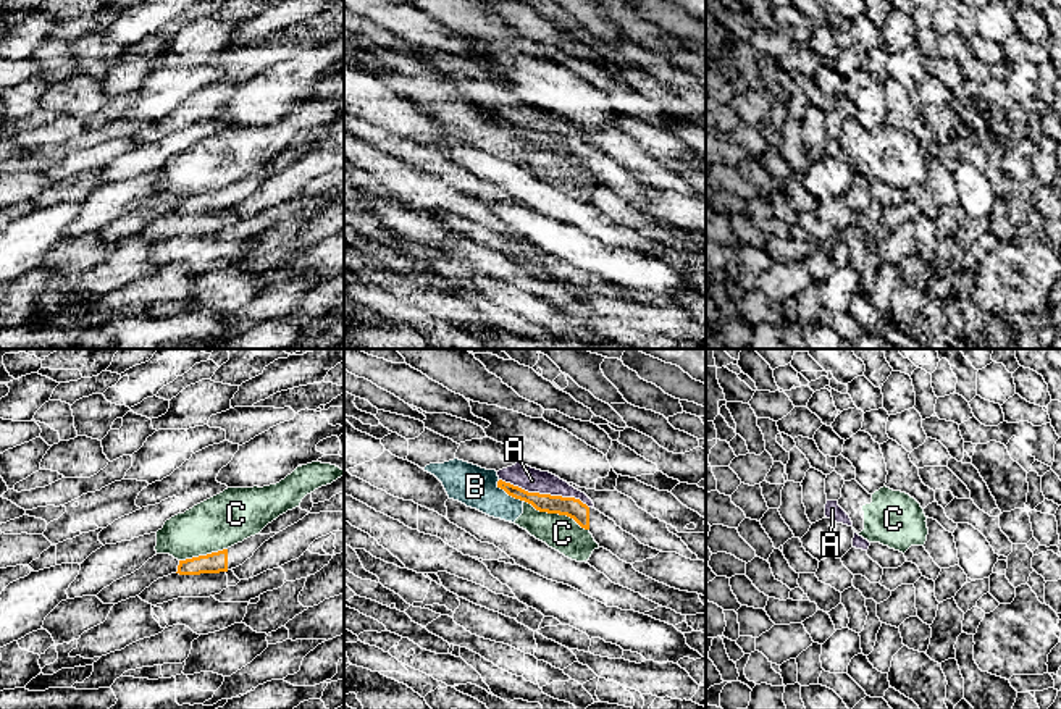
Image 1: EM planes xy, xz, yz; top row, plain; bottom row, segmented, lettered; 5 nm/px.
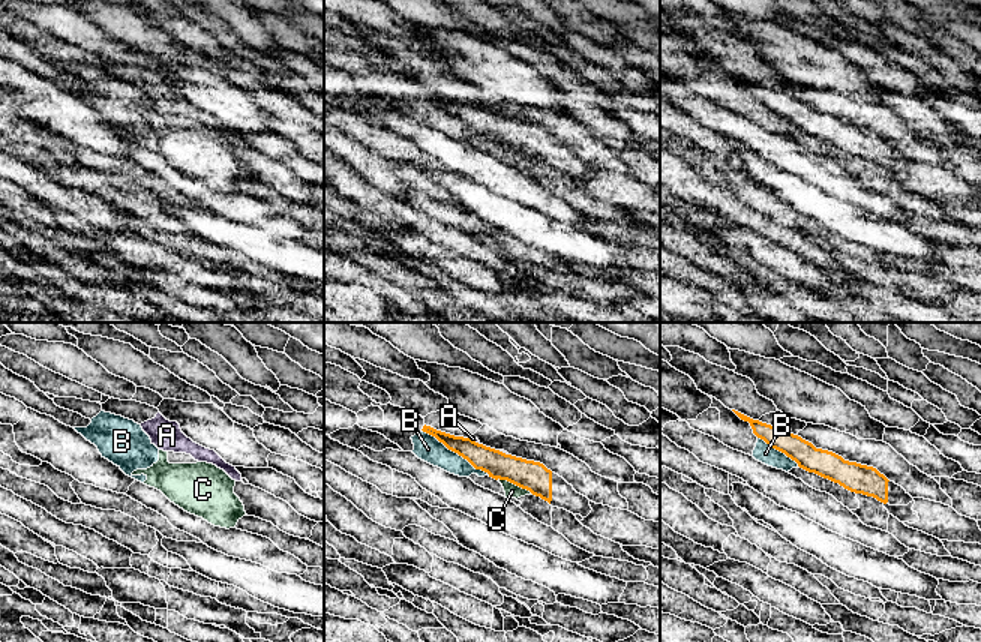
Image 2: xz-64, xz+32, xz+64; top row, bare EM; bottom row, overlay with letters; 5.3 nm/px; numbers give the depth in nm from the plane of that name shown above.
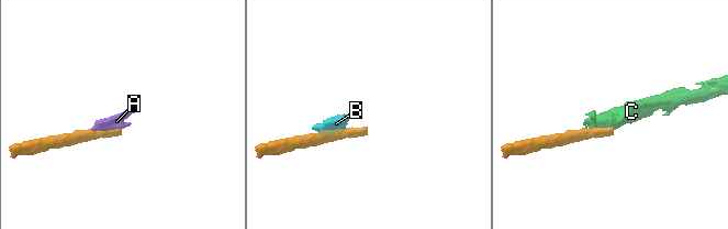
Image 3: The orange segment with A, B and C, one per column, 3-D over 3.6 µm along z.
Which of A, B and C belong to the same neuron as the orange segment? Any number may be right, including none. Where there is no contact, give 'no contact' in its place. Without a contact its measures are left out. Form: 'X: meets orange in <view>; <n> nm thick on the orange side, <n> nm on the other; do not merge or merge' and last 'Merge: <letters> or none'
A: meets orange in xz; 100 nm thick on the orange side, 120 nm on the other; do not merge
B: meets orange in xz; 100 nm thick on the orange side, 200 nm on the other; do not merge
C: meets orange in xz; 100 nm thick on the orange side, 180 nm on the other; do not merge
Merge: none

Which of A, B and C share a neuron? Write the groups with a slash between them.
A / B C

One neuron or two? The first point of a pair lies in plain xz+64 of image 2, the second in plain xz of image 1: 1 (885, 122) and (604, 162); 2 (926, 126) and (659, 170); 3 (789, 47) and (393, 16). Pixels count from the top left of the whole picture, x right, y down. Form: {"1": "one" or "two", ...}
{"1": "two", "2": "two", "3": "two"}

